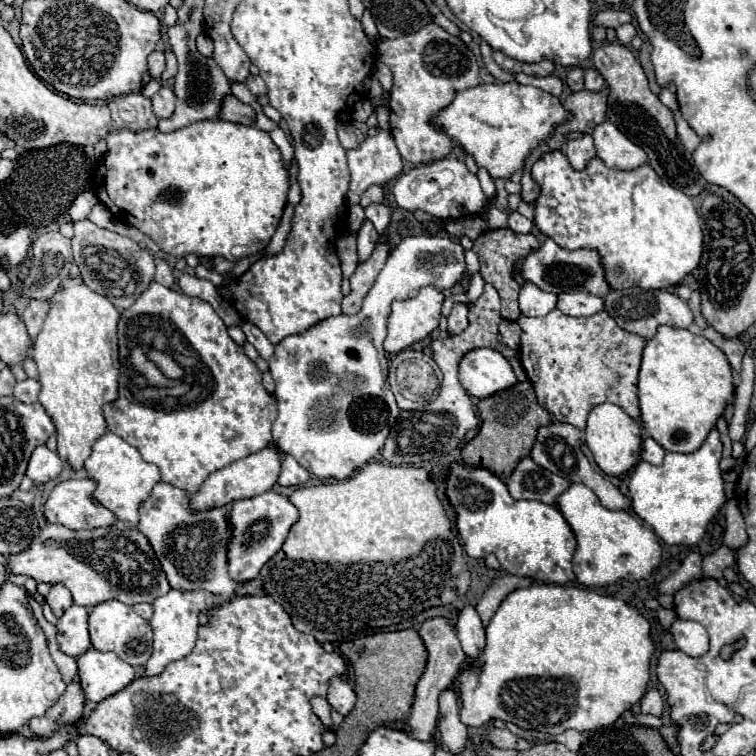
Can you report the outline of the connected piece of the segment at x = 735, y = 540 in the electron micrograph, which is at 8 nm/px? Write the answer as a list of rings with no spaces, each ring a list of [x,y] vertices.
[[[730,499],[726,503],[726,527],[724,527],[724,545],[730,549],[740,549],[748,543],[748,533],[744,527],[742,513],[736,505],[736,499]]]

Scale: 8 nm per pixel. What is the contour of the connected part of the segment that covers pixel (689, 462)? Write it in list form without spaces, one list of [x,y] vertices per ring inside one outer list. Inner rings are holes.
[[[714,429],[704,445],[694,453],[666,453],[662,465],[640,461],[630,477],[628,495],[632,509],[646,521],[668,545],[696,545],[710,521],[716,519],[720,507],[726,503],[724,479],[720,473],[722,443]]]

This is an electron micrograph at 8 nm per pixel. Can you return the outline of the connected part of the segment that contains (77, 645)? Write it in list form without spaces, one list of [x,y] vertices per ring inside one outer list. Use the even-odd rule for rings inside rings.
[[[72,605],[58,619],[58,643],[60,649],[72,657],[80,657],[90,647],[88,635],[88,609]]]

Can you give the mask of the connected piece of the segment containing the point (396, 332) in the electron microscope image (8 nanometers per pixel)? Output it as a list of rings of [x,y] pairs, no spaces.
[[[432,285],[422,287],[416,297],[394,301],[384,349],[396,355],[432,333],[440,321],[442,301],[444,293]]]

